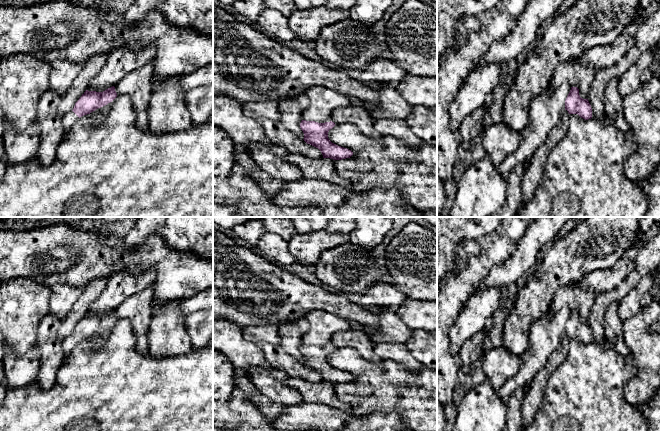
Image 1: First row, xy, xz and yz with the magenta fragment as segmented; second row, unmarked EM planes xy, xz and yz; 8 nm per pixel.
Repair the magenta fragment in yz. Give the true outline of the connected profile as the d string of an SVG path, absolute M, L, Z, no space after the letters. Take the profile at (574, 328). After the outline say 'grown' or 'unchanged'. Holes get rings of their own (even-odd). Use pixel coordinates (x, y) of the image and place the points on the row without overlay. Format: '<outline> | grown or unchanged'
M571 311L565 324L565 333L558 344L558 348L552 353L544 368L539 371L533 379L533 383L522 403L521 413L523 416L523 425L520 431L523 431L534 419L548 379L567 357L569 352L569 340L571 338L578 338L585 344L592 342L591 329L588 323L580 321L577 311Z | grown

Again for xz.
M302 344L300 352L304 357L304 365L318 372L323 382L330 382L333 384L342 384L350 382L353 376L347 372L338 370L332 367L328 362L328 356L335 350L335 347L325 346L318 347L315 345Z | unchanged

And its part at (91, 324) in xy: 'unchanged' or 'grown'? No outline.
grown

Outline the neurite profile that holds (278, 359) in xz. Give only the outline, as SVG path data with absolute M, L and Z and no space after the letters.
M261 340L252 341L262 349L271 367L284 371L289 378L296 378L314 384L323 382L318 372L307 368L296 358L288 355L279 345L273 345Z

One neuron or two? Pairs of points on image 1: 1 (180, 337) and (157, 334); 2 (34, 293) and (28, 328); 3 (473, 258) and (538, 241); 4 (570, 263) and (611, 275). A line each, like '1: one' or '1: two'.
1: one
2: one
3: two
4: two

